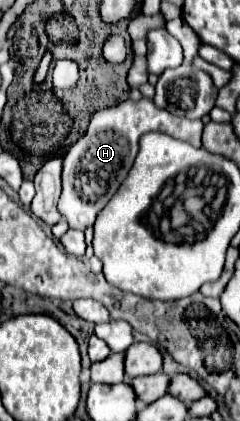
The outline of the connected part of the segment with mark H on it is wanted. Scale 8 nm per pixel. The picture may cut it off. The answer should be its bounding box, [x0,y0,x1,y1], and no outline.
[59,99,203,231]

